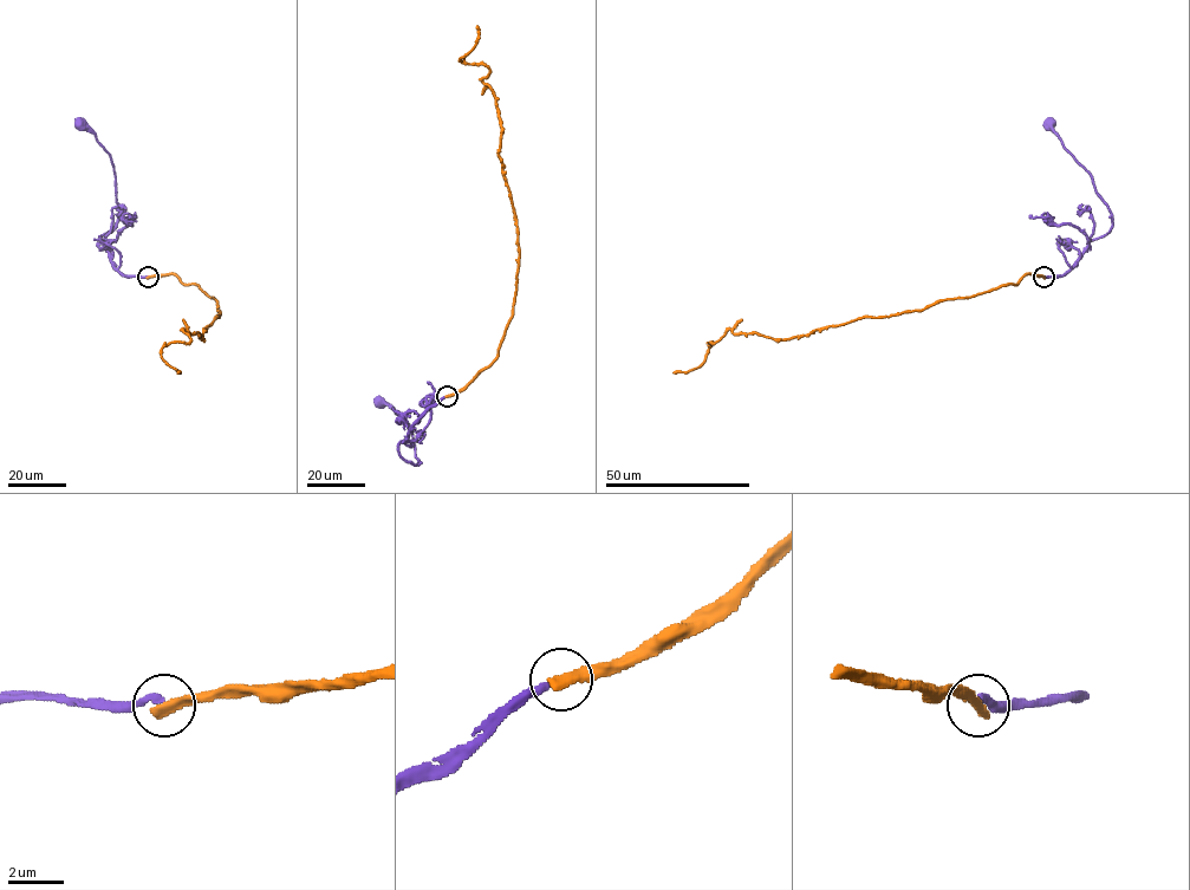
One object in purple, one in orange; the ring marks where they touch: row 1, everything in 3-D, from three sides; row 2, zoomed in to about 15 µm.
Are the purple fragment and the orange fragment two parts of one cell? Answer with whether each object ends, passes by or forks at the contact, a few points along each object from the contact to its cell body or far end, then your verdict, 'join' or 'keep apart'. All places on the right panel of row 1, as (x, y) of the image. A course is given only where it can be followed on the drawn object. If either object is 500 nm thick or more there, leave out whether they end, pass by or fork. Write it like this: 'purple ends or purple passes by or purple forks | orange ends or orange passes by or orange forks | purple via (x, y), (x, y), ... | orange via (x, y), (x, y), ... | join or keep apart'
purple ends | orange ends | purple via (1044, 277), (1062, 277), (1088, 242), (1104, 236), (1112, 225), (1092, 175), (1049, 124) | orange via (1044, 277), (1025, 274), (1015, 284), (784, 339), (728, 329), (711, 342), (698, 366), (672, 372) | keep apart

